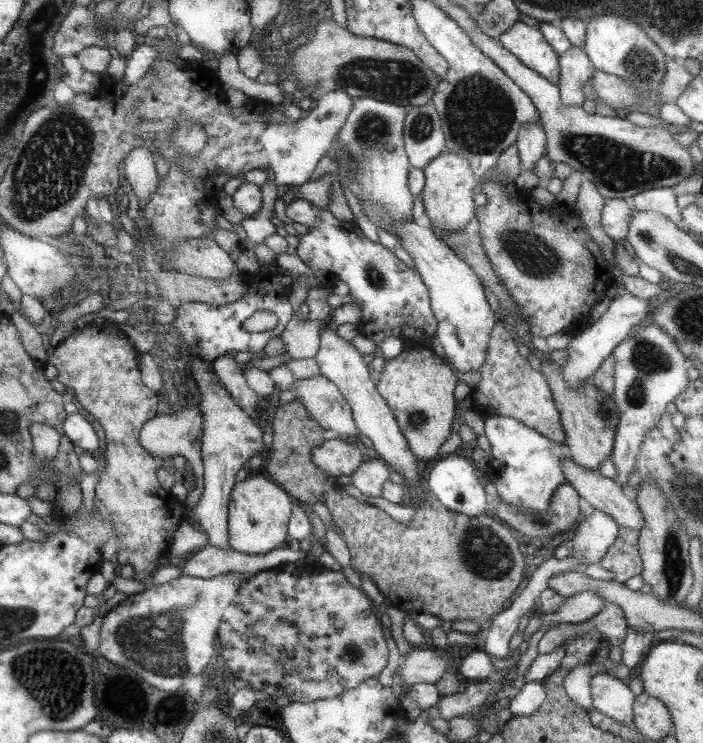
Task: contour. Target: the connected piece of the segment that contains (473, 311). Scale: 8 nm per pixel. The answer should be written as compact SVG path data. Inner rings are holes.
M413 220L405 224L396 224L389 234L393 234L399 240L399 246L409 254L412 258L413 266L423 279L424 285L427 287L428 297L431 302L432 313L437 318L435 336L443 347L443 354L447 358L449 365L457 370L457 373L465 373L469 371L478 371L485 363L488 357L488 341L490 333L495 324L495 314L491 312L483 288L479 284L479 280L475 278L476 273L463 259L455 256L453 251L439 238L433 236L431 228L419 227Z

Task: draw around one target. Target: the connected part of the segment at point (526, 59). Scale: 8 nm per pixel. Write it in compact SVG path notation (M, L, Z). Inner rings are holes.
M518 21L513 27L502 32L497 41L526 67L533 69L550 83L560 82L559 55L537 28L525 26Z

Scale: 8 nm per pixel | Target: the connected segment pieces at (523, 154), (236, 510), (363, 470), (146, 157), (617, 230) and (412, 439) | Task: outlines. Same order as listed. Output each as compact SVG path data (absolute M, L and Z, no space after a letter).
M524 122L514 143L521 170L531 170L534 163L546 153L544 132L539 123Z
M264 474L237 481L229 496L228 546L242 553L265 554L283 542L292 508L283 488L265 480Z
M379 458L365 460L350 475L351 483L362 495L377 498L381 495L381 486L387 481L389 467Z
M137 147L130 151L123 161L124 183L133 190L141 208L156 189L158 177L152 154L147 147Z
M605 199L600 214L600 223L604 233L619 243L628 234L630 213L633 211L623 199Z
M405 346L396 358L387 358L383 362L377 391L392 409L401 434L419 462L426 466L433 462L433 456L448 440L452 432L456 404L453 400L455 376L443 364L443 360L426 348Z

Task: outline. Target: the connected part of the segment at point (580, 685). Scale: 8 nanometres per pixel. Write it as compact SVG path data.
M607 647L601 648L594 656L593 664L584 663L574 666L573 670L569 670L569 674L565 675L565 693L586 711L594 709L590 697L589 680L593 674L603 672L601 661L608 656L608 650Z

